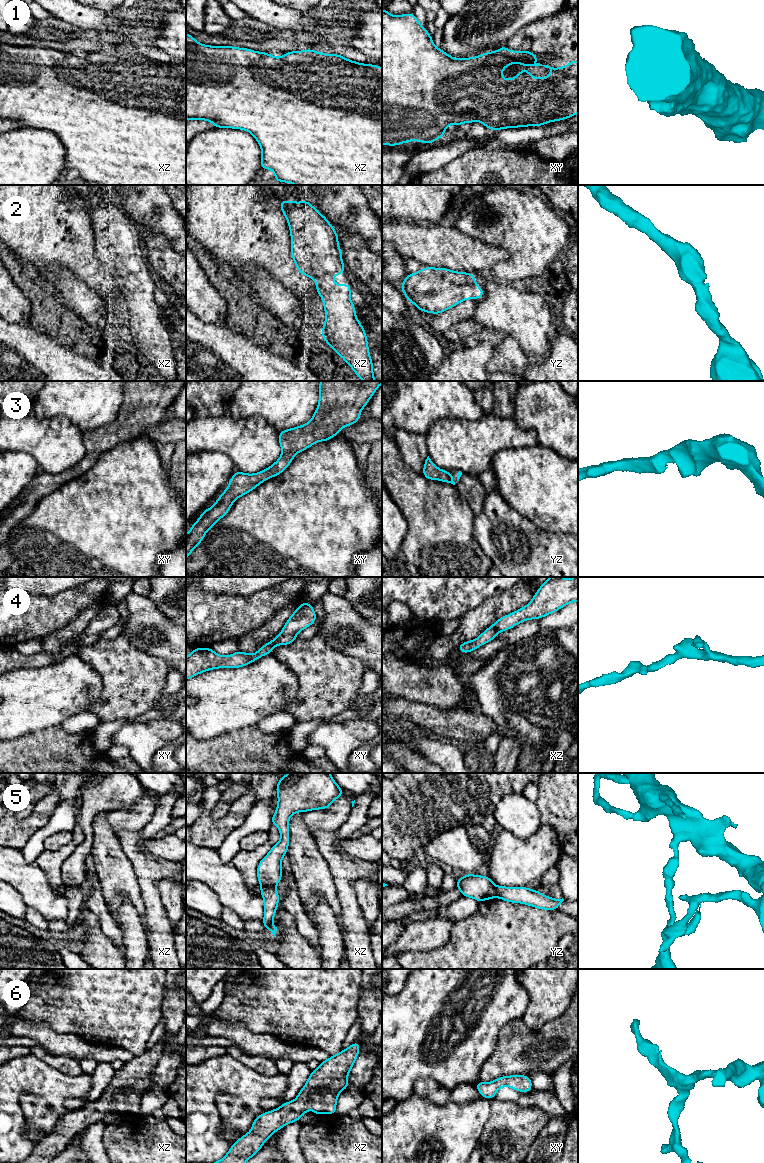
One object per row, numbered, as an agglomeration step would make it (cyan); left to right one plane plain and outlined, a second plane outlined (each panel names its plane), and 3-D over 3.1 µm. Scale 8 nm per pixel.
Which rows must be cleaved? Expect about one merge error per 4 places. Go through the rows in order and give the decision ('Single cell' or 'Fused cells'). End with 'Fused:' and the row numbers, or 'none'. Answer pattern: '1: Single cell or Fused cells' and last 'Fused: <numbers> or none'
1: Single cell
2: Single cell
3: Single cell
4: Single cell
5: Fused cells
6: Single cell
Fused: 5

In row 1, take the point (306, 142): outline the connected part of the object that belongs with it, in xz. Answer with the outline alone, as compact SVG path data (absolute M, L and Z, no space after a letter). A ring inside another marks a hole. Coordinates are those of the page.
M186 33L186 121L207 120L216 128L243 129L250 132L262 150L263 170L275 172L274 181L296 185L382 185L382 68L348 60L337 54L324 54L307 49L292 51L276 58L267 52L232 46L208 46Z

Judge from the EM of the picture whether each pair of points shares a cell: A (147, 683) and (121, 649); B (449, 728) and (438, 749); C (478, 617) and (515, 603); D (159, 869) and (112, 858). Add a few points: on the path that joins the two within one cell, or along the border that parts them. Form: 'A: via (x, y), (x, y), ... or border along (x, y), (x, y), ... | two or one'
A: via (139, 675), (121, 657) | one
B: border along (422, 729), (436, 737) | two
C: via (487, 613), (492, 608), (506, 603) | one
D: border along (119, 841), (123, 852), (131, 863), (139, 884) | two

